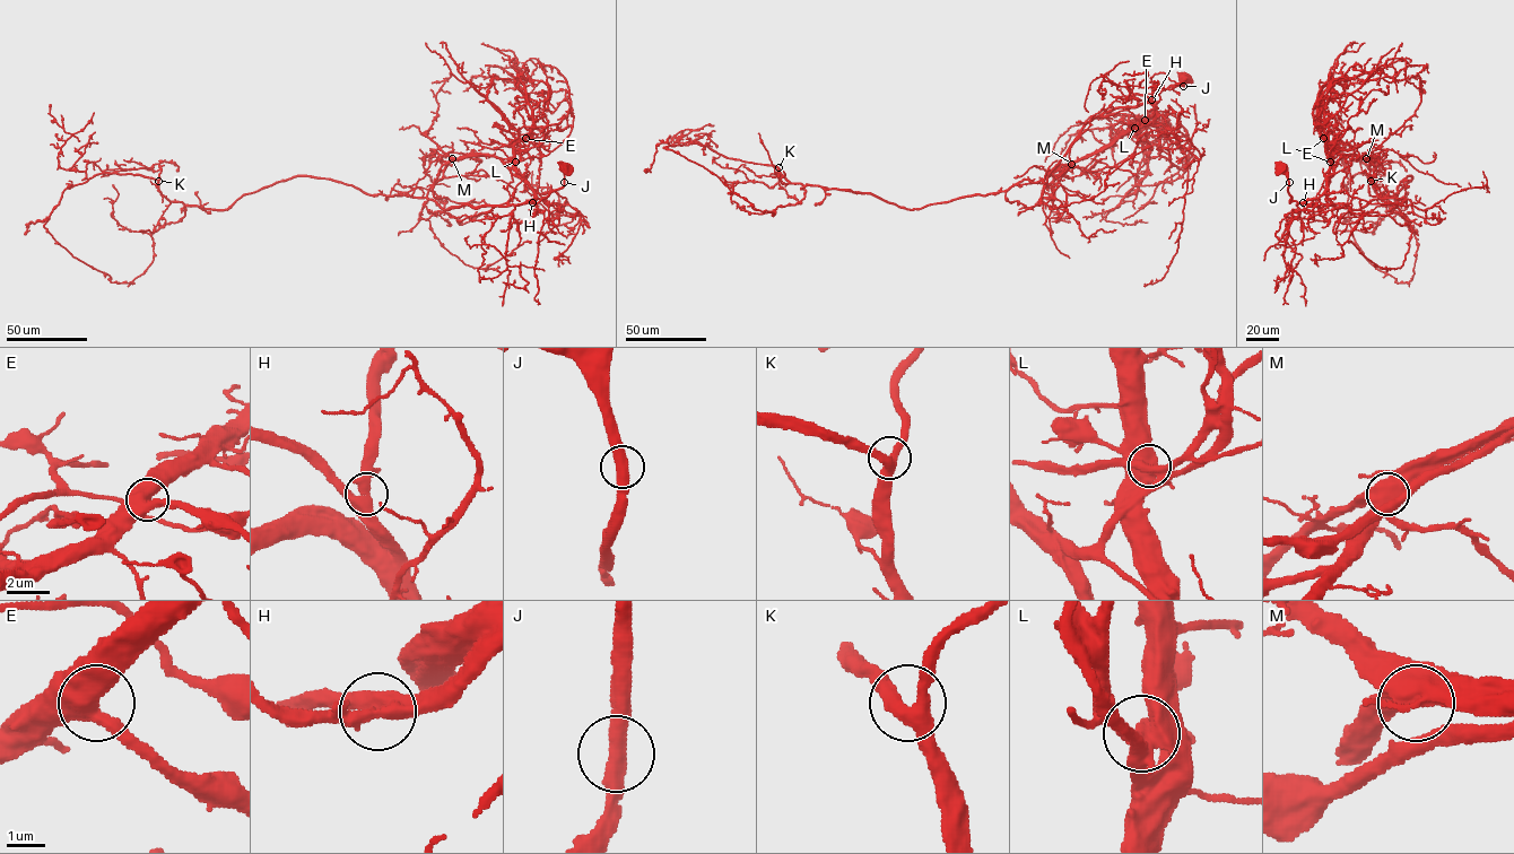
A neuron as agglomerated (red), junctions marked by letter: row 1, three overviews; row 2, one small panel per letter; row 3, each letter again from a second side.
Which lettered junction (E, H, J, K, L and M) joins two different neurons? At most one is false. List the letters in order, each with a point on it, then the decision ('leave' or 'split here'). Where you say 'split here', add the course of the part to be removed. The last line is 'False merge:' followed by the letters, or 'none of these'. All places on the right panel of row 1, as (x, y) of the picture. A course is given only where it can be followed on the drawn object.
E: place (1323, 138); leave
H: place (1303, 202); leave
J: place (1289, 182); leave
K: place (1371, 181); leave
L: place (1330, 162); split here; course (1330, 162), (1324, 122), (1328, 89), (1338, 81), (1364, 72), (1373, 75), (1382, 69), (1393, 78), (1398, 71)
M: place (1366, 158); leave
False merge: L

